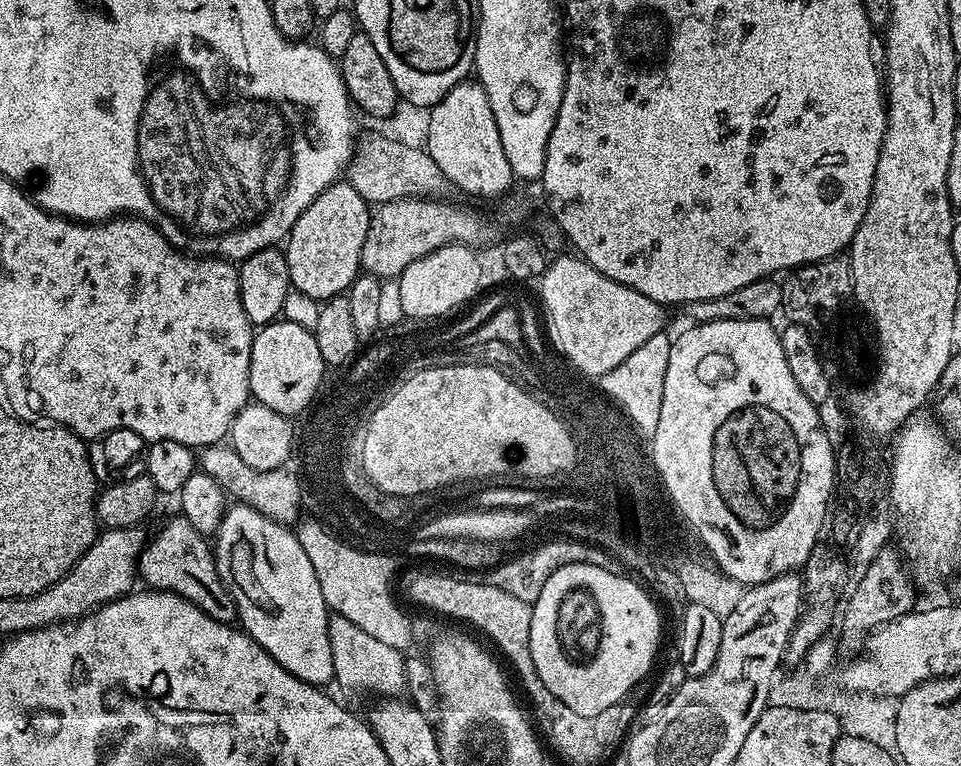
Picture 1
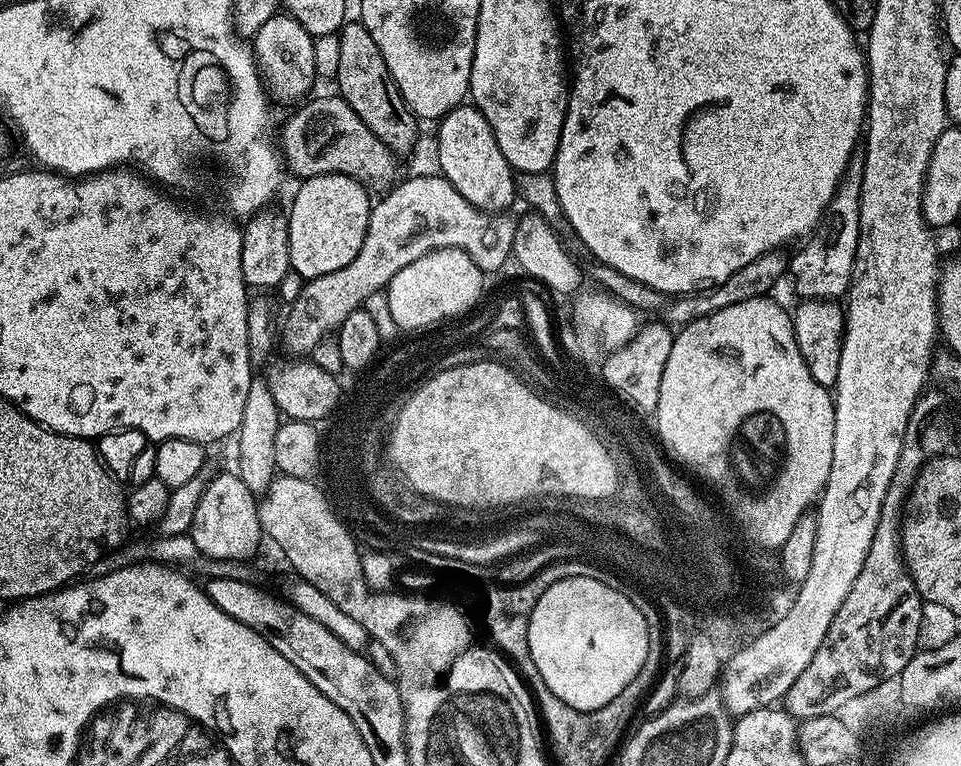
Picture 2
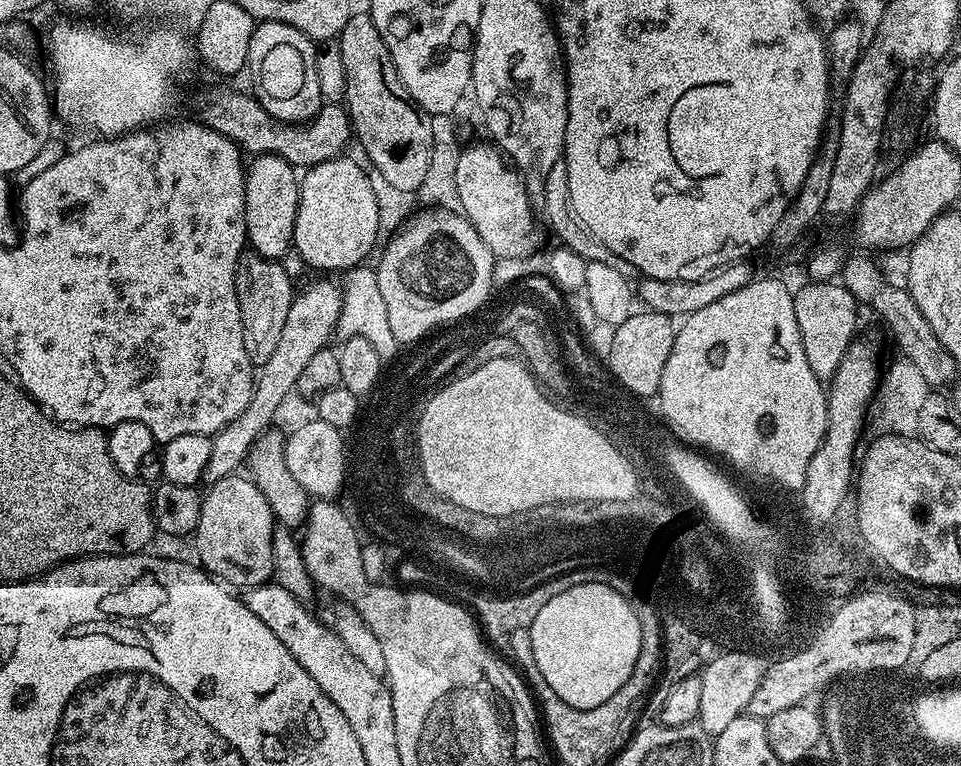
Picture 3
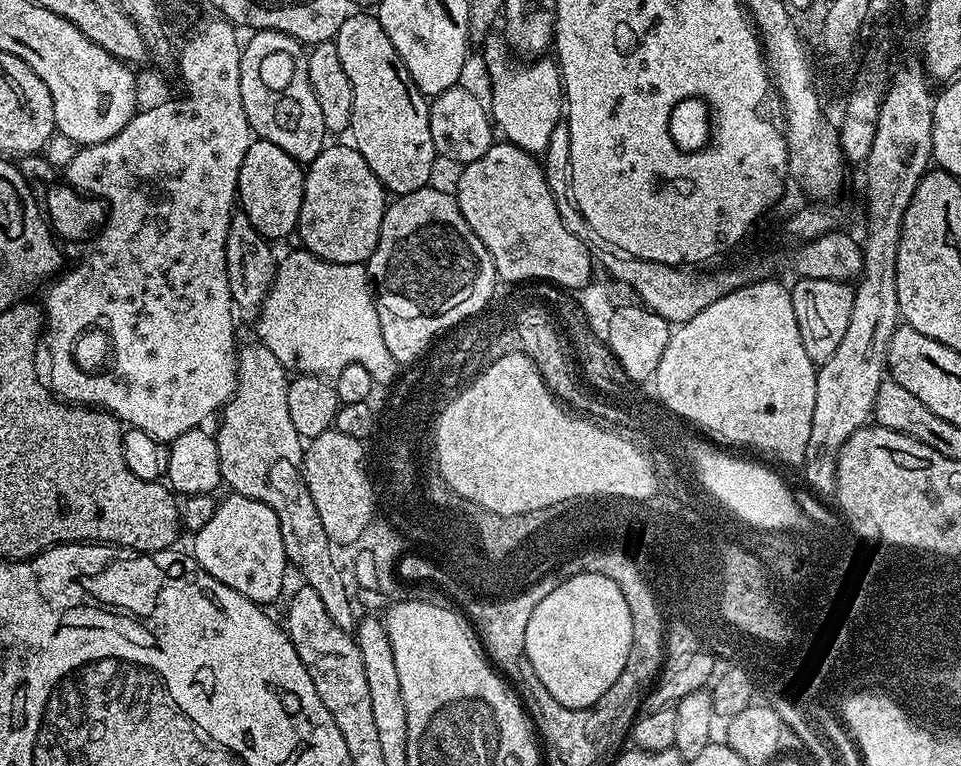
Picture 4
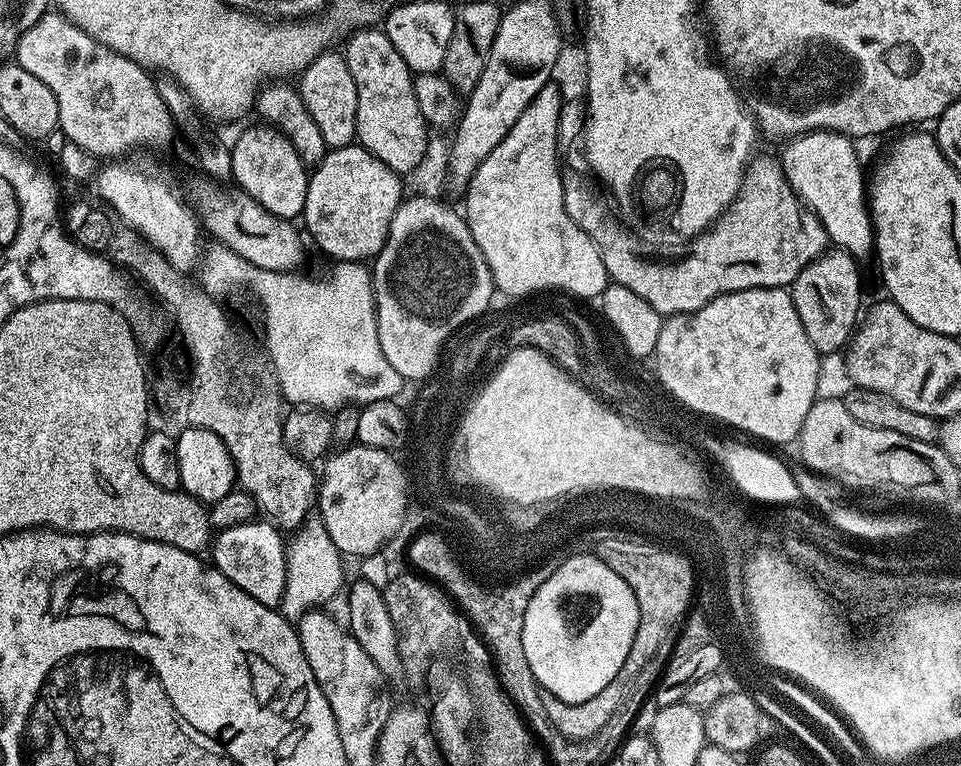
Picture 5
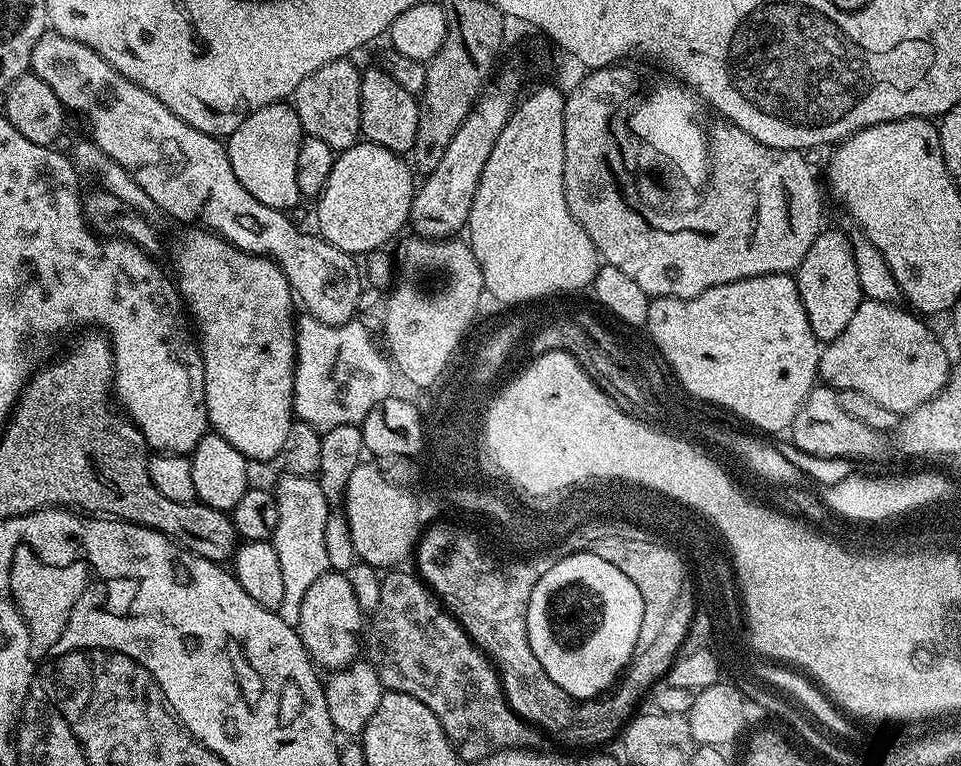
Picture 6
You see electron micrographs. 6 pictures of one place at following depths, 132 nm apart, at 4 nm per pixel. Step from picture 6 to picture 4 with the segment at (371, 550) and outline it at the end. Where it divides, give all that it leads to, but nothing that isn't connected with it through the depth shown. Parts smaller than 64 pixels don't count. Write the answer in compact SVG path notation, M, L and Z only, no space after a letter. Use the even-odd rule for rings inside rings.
M335 430L323 432L320 436L311 437L304 453L304 480L308 483L310 498L318 506L318 518L322 518L322 530L326 530L333 545L352 544L361 539L368 526L369 509L372 498L369 496L368 482L364 473L367 467L366 448L361 441L348 440L346 434Z

